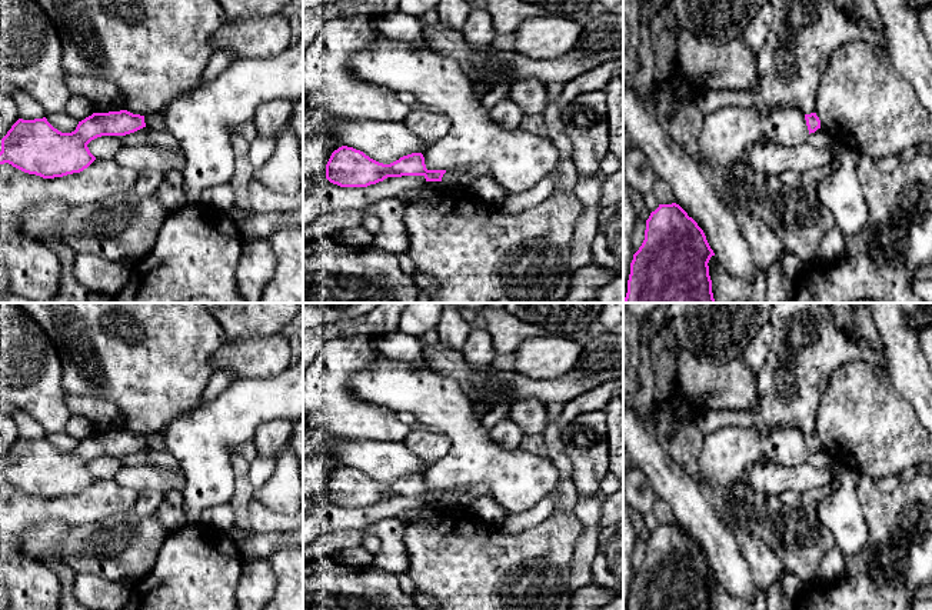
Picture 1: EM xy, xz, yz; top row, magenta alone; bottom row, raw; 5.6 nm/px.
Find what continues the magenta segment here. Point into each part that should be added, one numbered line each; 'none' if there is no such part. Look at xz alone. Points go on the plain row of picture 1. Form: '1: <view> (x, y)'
none

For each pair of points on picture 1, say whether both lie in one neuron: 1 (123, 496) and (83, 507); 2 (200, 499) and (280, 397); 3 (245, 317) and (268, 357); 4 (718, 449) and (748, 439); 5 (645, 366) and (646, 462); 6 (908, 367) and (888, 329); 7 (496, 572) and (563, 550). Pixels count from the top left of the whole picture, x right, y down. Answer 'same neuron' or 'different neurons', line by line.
1: same neuron
2: same neuron
3: different neurons
4: same neuron
5: different neurons
6: same neuron
7: same neuron

